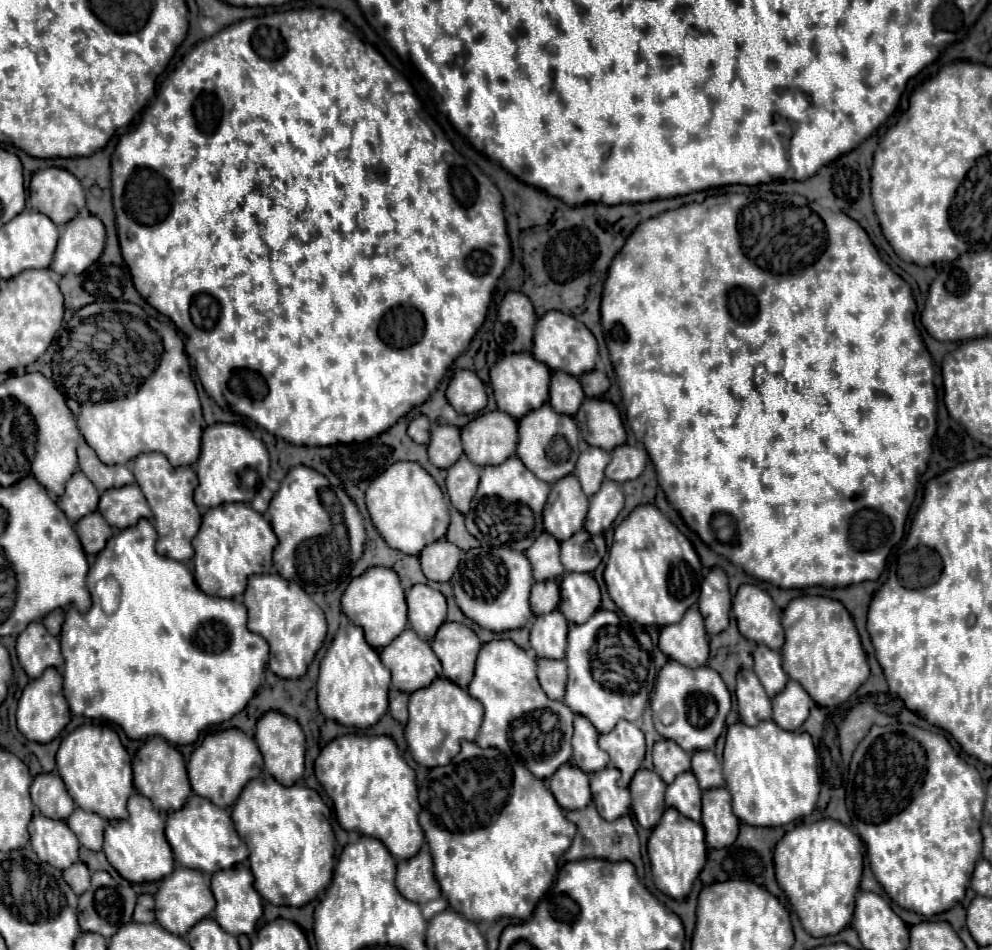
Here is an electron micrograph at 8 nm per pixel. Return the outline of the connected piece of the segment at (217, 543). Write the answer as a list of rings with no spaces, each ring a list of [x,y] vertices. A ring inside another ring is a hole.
[[[223,503],[203,515],[201,529],[193,539],[193,575],[197,587],[215,597],[235,597],[247,587],[251,575],[269,573],[271,553],[277,545],[271,523],[247,503]]]

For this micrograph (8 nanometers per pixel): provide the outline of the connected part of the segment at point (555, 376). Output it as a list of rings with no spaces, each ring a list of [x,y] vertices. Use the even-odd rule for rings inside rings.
[[[551,371],[549,403],[553,403],[555,411],[565,411],[565,415],[575,415],[577,407],[581,405],[581,399],[585,399],[585,393],[581,391],[581,383],[577,377],[563,371]]]

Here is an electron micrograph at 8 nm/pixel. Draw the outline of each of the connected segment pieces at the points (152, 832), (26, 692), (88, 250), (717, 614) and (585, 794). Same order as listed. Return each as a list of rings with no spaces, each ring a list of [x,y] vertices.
[[[133,793],[127,801],[127,819],[109,821],[105,827],[105,843],[103,851],[107,861],[117,869],[117,873],[131,883],[159,881],[173,871],[173,851],[165,839],[165,819],[153,807],[149,799],[139,793]]]
[[[49,667],[49,669],[45,669],[45,673],[41,677],[29,681],[27,687],[23,689],[23,695],[21,695],[19,707],[17,707],[17,727],[29,741],[49,743],[55,737],[59,737],[61,731],[65,729],[65,725],[71,721],[71,711],[69,711],[63,691],[61,691],[61,683],[63,683],[63,675],[59,673],[59,669]]]
[[[81,213],[63,227],[51,267],[59,275],[83,273],[93,261],[99,259],[103,245],[105,227],[101,219]]]
[[[713,567],[701,585],[699,611],[705,619],[705,629],[709,635],[721,633],[729,625],[731,593],[727,585],[727,575],[721,567]]]
[[[565,763],[555,771],[549,789],[563,809],[585,809],[591,803],[587,773],[573,763]]]

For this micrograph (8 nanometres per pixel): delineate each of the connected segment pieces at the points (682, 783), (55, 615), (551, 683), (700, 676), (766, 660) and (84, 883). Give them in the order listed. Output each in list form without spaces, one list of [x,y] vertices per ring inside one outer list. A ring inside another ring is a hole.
[[[691,771],[677,775],[677,779],[667,787],[665,803],[693,821],[701,819],[701,789]]]
[[[55,609],[55,611],[51,611],[51,613],[43,619],[43,623],[45,623],[45,627],[49,627],[49,633],[51,633],[51,635],[59,635],[61,625],[63,625],[63,617],[65,617],[65,611],[63,611],[63,609]]]
[[[537,659],[537,675],[543,691],[551,699],[563,699],[567,683],[567,665],[563,659]]]
[[[669,659],[657,675],[651,709],[653,723],[659,735],[665,739],[673,739],[681,749],[693,753],[699,749],[711,749],[715,745],[725,727],[725,717],[731,709],[731,695],[719,673],[715,673],[713,669],[689,669]]]
[[[757,645],[753,651],[753,671],[759,677],[761,685],[765,687],[769,697],[775,697],[779,691],[783,691],[787,683],[787,675],[781,667],[781,655],[775,649],[769,649],[767,645]]]
[[[81,861],[73,863],[69,869],[63,871],[63,879],[73,887],[73,891],[77,895],[81,895],[81,893],[85,893],[89,889],[89,877],[91,877],[91,873],[89,873],[87,865],[81,863]]]

